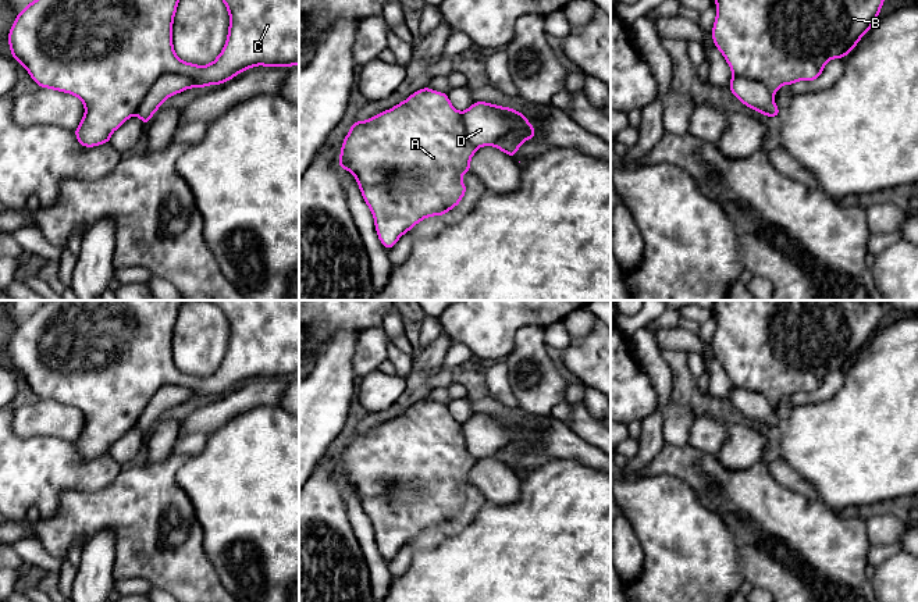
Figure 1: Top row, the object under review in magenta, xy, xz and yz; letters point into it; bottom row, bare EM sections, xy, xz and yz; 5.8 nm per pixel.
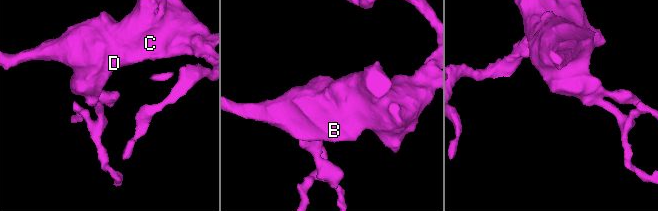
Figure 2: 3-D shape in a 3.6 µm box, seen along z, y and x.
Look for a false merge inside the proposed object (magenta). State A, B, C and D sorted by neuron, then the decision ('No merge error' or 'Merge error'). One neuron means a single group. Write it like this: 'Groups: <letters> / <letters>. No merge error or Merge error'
Groups: A B C / D. Merge error

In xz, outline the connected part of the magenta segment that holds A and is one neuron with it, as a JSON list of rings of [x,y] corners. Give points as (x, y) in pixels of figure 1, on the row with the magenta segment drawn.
[[[426,86],[389,110],[366,121],[352,121],[352,128],[342,142],[341,157],[337,160],[339,168],[351,171],[357,181],[360,193],[374,217],[377,236],[389,250],[403,234],[426,217],[445,215],[460,203],[467,190],[460,175],[472,172],[470,158],[477,149],[467,140],[462,113],[451,104],[448,93]]]

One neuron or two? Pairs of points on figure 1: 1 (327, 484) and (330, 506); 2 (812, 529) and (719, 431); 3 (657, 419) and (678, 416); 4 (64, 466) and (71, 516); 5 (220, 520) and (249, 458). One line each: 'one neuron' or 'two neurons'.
1: one neuron
2: two neurons
3: two neurons
4: two neurons
5: one neuron

